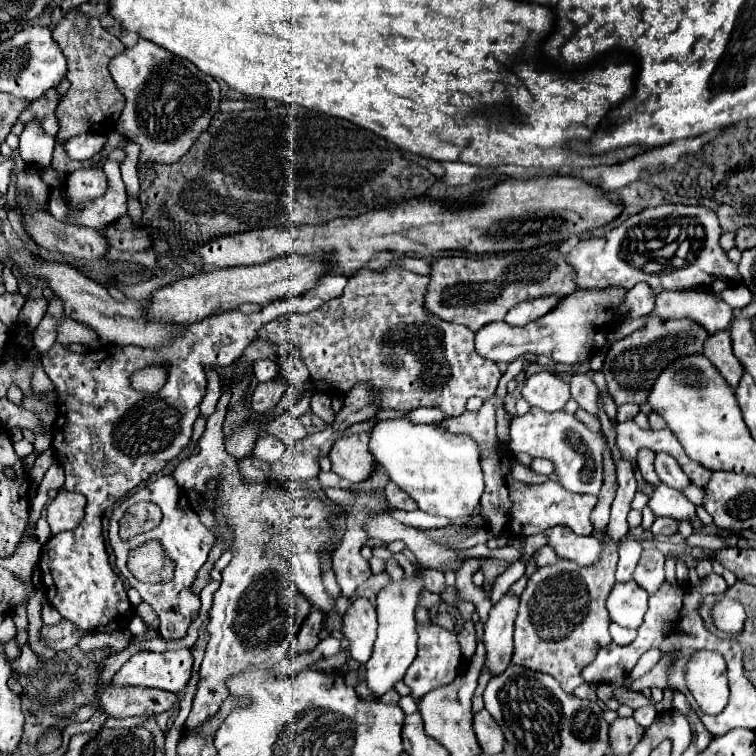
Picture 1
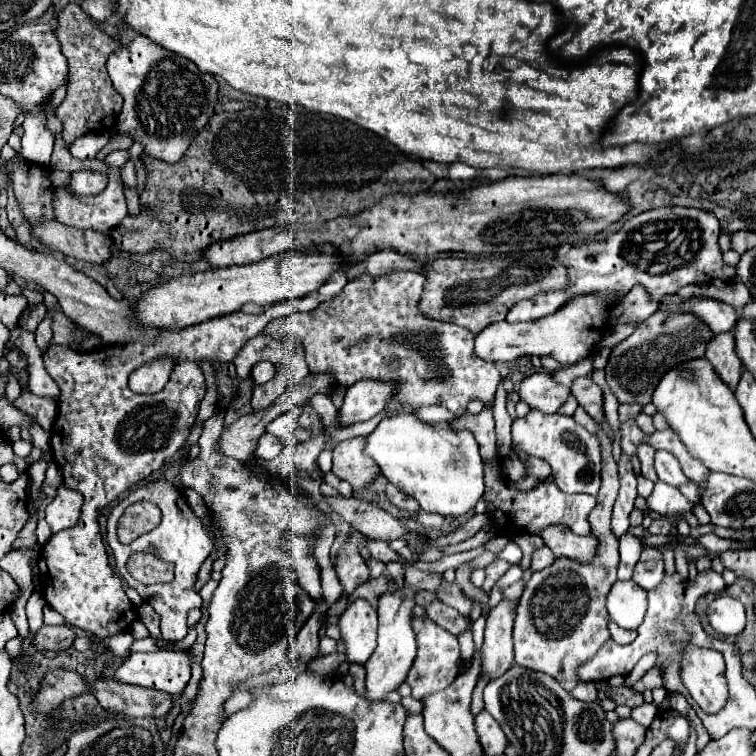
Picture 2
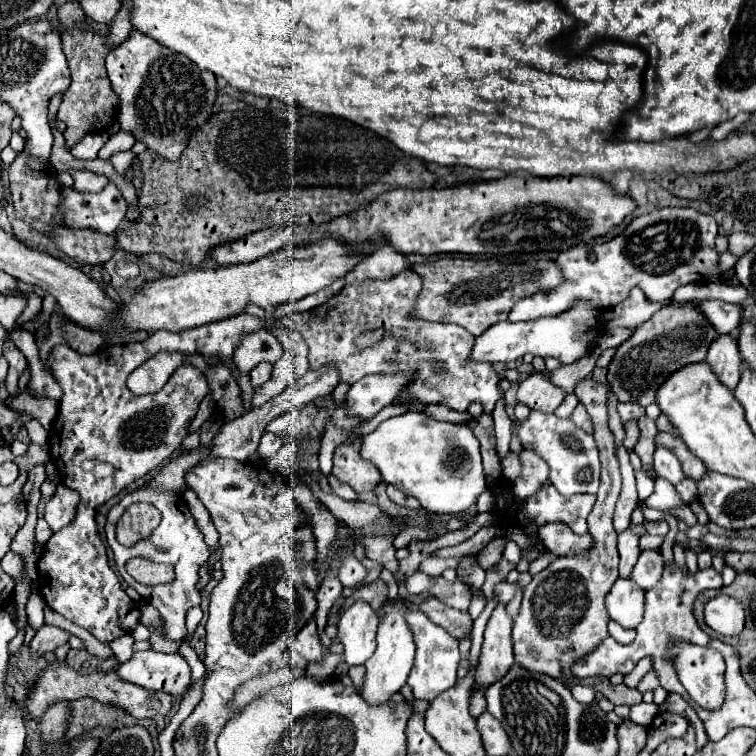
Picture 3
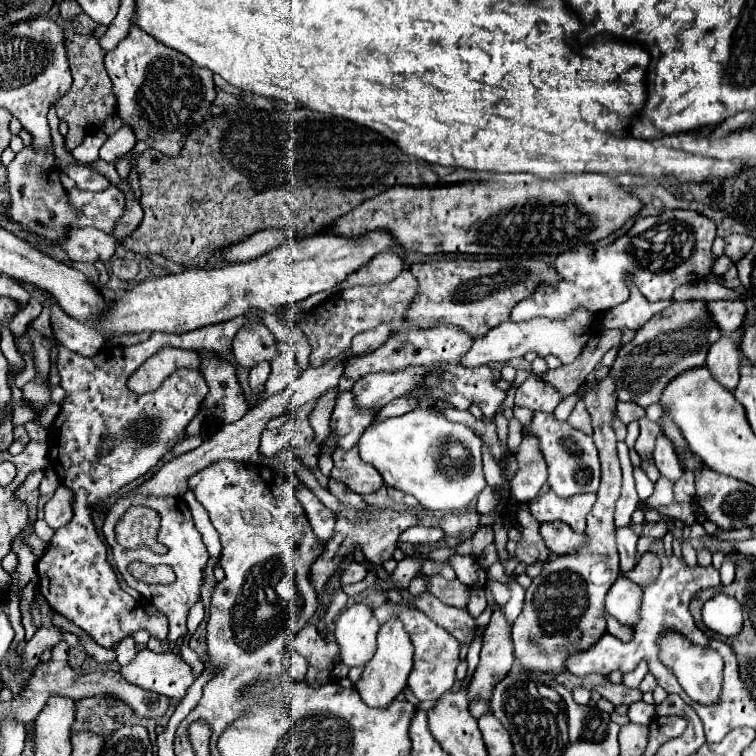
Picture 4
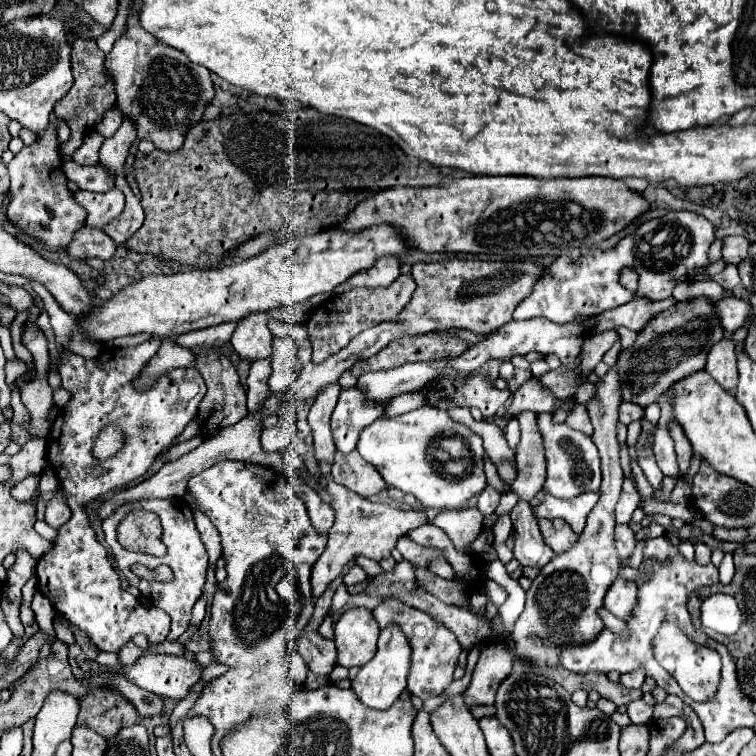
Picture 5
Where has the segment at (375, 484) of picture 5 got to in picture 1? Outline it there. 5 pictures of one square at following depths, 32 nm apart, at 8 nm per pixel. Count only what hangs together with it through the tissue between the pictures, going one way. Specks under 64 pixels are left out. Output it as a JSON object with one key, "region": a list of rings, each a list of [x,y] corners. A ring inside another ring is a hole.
{"region":[[[350,434],[334,442],[330,450],[330,460],[332,460],[332,470],[350,480],[352,484],[362,482],[364,478],[370,476],[374,468],[374,460],[368,452],[368,440],[370,434]]]}

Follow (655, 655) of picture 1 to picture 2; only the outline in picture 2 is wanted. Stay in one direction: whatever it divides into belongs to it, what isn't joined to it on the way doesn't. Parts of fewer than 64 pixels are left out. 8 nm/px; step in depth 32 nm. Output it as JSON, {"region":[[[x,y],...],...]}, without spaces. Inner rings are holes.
{"region":[[[650,652],[650,654],[644,654],[642,658],[640,658],[640,662],[634,666],[634,670],[628,674],[628,678],[626,678],[626,684],[634,684],[636,680],[640,680],[654,664],[656,664],[656,660],[658,660],[658,654],[654,652]]]}

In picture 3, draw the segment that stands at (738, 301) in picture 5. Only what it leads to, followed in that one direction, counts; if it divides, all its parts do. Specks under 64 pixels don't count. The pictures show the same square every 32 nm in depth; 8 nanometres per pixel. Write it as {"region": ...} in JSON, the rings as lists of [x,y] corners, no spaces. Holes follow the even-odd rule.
{"region":[[[722,300],[698,302],[696,310],[712,324],[718,334],[730,334],[740,324],[740,306]]]}

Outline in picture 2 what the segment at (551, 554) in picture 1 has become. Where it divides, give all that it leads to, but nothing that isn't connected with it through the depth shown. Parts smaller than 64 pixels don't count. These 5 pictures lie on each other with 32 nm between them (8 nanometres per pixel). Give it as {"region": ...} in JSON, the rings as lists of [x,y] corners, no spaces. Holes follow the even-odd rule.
{"region":[[[544,546],[544,548],[540,548],[540,550],[534,552],[534,556],[532,556],[532,570],[534,570],[534,572],[536,572],[536,570],[542,570],[542,568],[550,566],[554,560],[556,560],[554,552],[552,552],[548,546]]]}

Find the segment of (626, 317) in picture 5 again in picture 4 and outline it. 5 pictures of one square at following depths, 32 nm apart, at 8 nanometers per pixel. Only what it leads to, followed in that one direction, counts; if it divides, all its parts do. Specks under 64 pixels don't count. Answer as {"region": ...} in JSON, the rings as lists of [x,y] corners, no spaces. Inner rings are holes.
{"region":[[[632,288],[630,298],[622,304],[618,304],[612,310],[606,310],[600,318],[600,328],[630,328],[636,330],[640,328],[640,324],[648,322],[654,312],[664,310],[668,302],[648,302],[644,298],[644,294],[638,288]]]}

